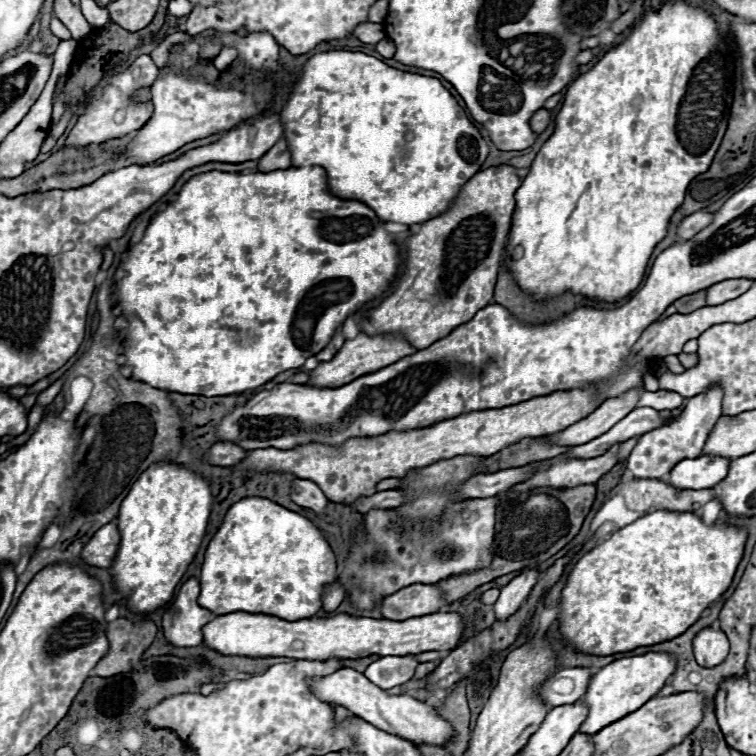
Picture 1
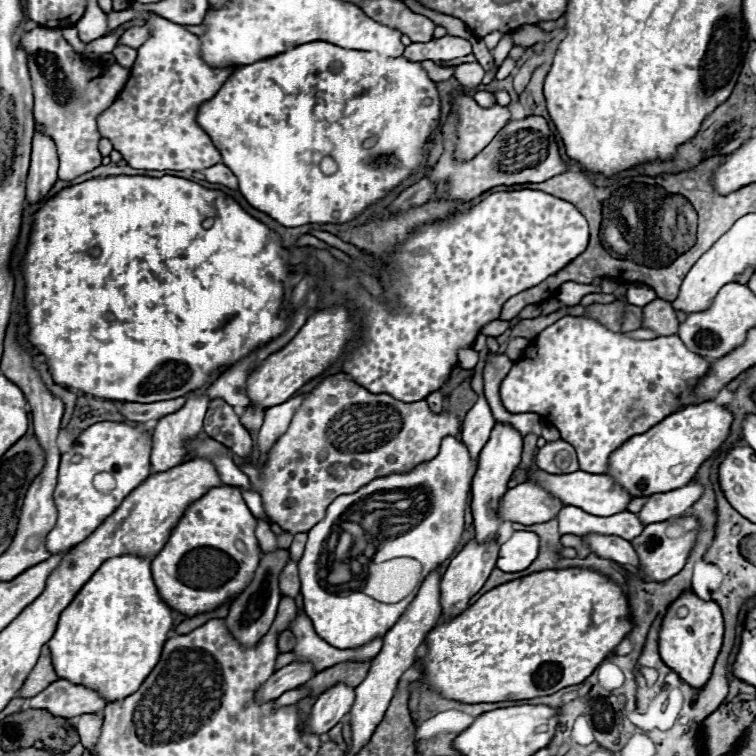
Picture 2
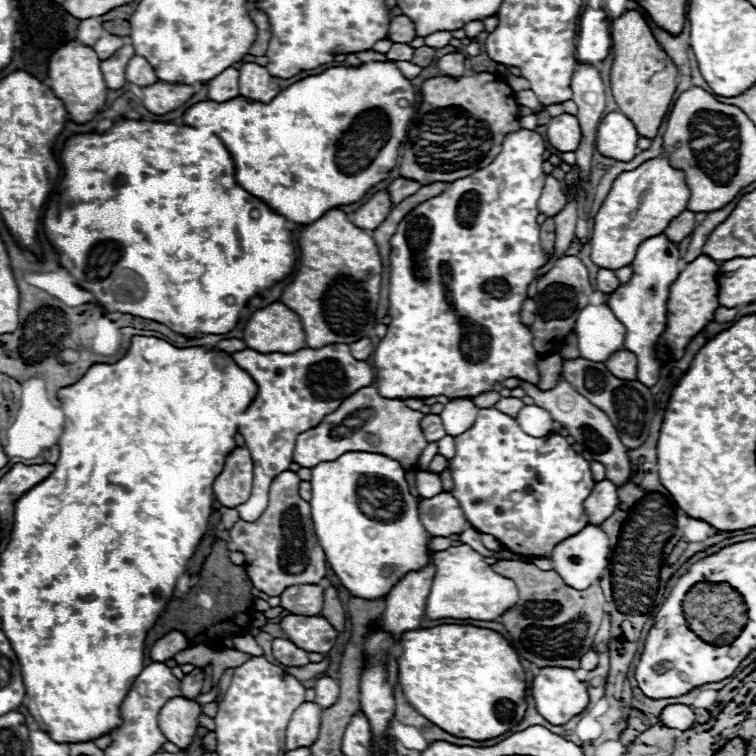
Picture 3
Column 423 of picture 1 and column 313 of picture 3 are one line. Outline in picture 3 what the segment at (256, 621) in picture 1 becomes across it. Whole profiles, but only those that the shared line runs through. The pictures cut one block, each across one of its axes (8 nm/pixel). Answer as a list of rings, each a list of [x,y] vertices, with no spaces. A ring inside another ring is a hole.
[[[290,614],[280,622],[286,638],[306,652],[326,654],[336,642],[336,630],[322,616]]]

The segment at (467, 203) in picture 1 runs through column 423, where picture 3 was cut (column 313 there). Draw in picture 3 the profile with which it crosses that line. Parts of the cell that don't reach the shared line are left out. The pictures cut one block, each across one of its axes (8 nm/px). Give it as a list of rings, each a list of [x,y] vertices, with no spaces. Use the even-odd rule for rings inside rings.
[[[334,208],[304,228],[298,246],[300,268],[280,300],[300,316],[306,344],[322,348],[372,336],[382,282],[382,260],[374,240],[354,226],[342,210]]]

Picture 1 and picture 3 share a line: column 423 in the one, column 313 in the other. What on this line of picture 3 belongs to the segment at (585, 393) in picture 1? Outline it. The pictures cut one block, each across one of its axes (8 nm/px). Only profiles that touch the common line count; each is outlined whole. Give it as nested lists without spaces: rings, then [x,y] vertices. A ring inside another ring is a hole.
[[[374,386],[360,388],[348,396],[336,412],[328,414],[324,418],[326,422],[302,432],[296,438],[294,462],[302,468],[314,468],[320,462],[336,460],[346,452],[376,452],[400,462],[404,470],[412,470],[428,446],[428,440],[420,428],[424,416],[426,414],[418,410],[410,410],[402,400],[382,398]]]

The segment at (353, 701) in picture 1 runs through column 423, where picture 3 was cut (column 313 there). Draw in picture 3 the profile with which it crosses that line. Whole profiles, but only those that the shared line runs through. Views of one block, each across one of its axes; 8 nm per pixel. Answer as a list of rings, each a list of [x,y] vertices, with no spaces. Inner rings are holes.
[[[304,702],[292,714],[286,728],[286,750],[312,746],[318,738],[322,708],[316,702]]]

